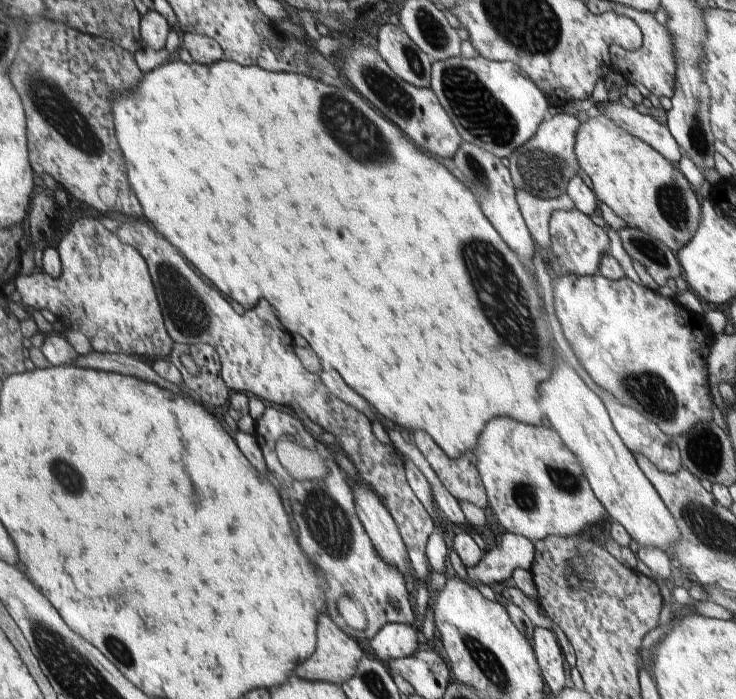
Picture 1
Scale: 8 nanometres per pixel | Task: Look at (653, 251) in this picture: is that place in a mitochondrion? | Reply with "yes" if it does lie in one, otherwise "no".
yes

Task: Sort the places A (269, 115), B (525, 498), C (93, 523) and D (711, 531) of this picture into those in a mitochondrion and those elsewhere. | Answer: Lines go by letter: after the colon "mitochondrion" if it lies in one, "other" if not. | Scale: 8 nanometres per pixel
A: other
B: mitochondrion
C: other
D: mitochondrion

